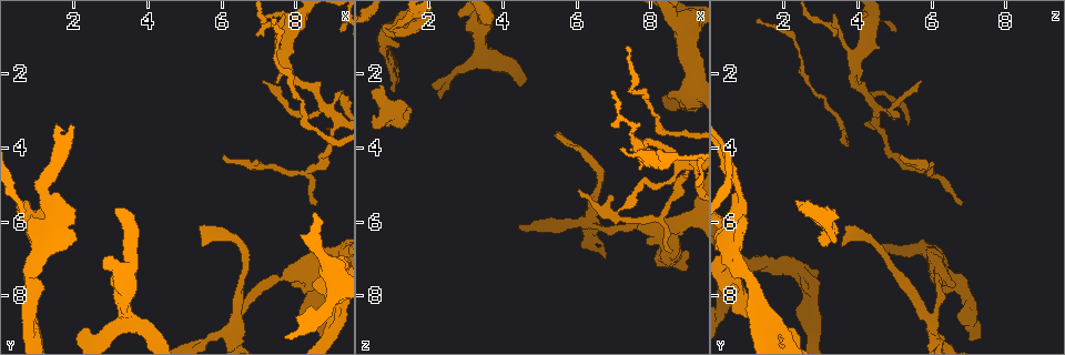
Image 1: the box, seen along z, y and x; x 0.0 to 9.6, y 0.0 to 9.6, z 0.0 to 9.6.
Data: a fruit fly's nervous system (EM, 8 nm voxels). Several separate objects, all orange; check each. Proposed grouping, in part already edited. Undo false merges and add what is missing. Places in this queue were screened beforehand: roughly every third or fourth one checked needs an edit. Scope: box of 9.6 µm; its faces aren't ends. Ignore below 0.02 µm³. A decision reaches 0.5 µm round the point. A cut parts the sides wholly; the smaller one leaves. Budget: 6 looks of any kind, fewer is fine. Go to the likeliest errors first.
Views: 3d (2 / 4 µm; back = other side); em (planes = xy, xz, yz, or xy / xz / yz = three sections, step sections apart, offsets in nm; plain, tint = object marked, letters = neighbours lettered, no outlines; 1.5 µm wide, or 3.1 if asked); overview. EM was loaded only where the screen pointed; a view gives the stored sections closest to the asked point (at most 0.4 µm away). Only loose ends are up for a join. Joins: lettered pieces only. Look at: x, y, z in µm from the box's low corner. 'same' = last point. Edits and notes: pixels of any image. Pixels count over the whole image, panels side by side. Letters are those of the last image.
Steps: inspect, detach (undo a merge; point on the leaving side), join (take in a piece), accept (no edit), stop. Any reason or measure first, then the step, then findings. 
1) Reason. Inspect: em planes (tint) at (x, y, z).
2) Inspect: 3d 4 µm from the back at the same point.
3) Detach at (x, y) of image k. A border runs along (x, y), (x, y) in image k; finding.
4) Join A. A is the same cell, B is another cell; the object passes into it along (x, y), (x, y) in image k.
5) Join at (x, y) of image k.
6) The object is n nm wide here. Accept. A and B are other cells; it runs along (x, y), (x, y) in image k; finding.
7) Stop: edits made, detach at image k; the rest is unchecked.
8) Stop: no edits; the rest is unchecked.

Tapers out. Inspect: em xy step 4 (tint) at (5.45, 6.10, 3.65).

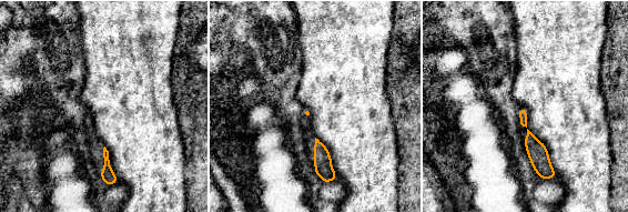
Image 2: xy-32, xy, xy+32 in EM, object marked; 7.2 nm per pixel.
Inspect: em xy step 4 (letters) at the same point.

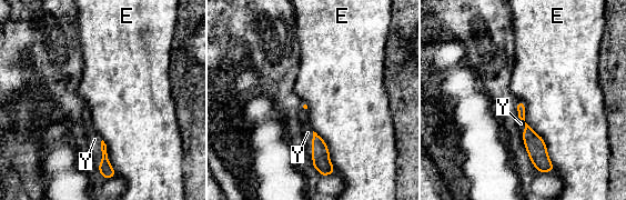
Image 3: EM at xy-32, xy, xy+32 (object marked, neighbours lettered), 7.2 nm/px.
The longest contact is with E, 550 nm. Join Y. Y is the same cell, E is another cell; the object passes into it along (320, 152), (312, 147), (308, 132) in image 3; the neuron continues.

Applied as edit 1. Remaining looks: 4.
Redraw. Inspect: overview.

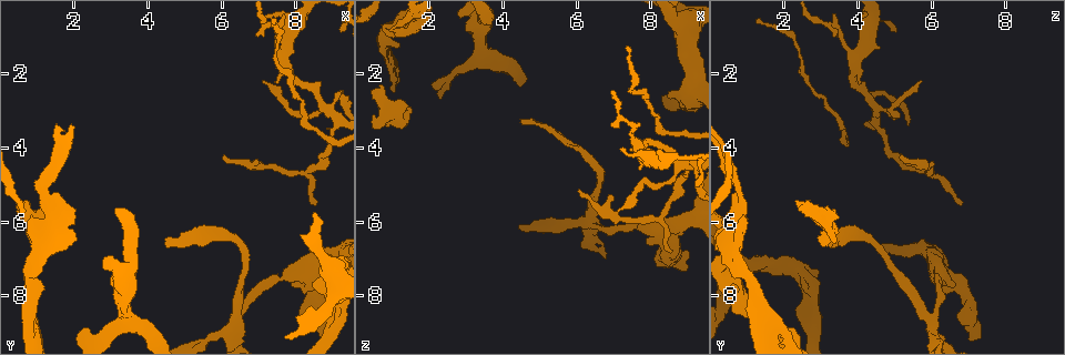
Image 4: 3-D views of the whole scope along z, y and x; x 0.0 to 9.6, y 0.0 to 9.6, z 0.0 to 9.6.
Four-way junction. Inspect: em xz step 4 (tint) at (6.40, 8.45, 6.00).

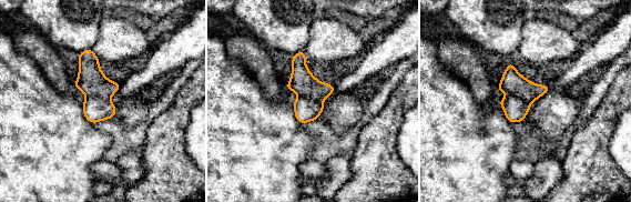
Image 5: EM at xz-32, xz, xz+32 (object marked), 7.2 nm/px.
Another direction. Inspect: em planes (tint) at the same point.

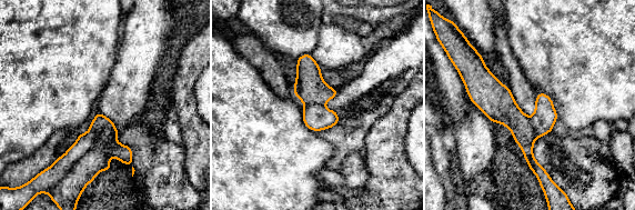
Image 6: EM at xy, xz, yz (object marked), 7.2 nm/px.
What lies round it. Inspect: em planes (letters) at the same point.

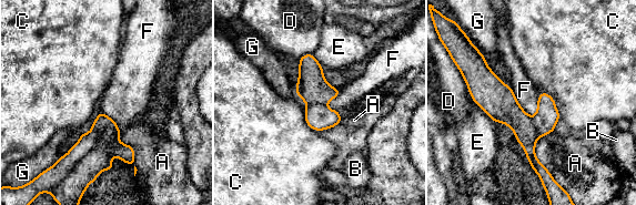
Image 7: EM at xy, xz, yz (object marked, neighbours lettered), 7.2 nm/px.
Detach at (99, 157) of image 7. A, B, C, D, E, F and G are other cells; the part that leaves runs along (483, 62), (544, 171) in image 7; two neurons meet here.

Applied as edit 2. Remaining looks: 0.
Stop: edits made, join at image 3, detach at image 7; the rest is unchecked.

